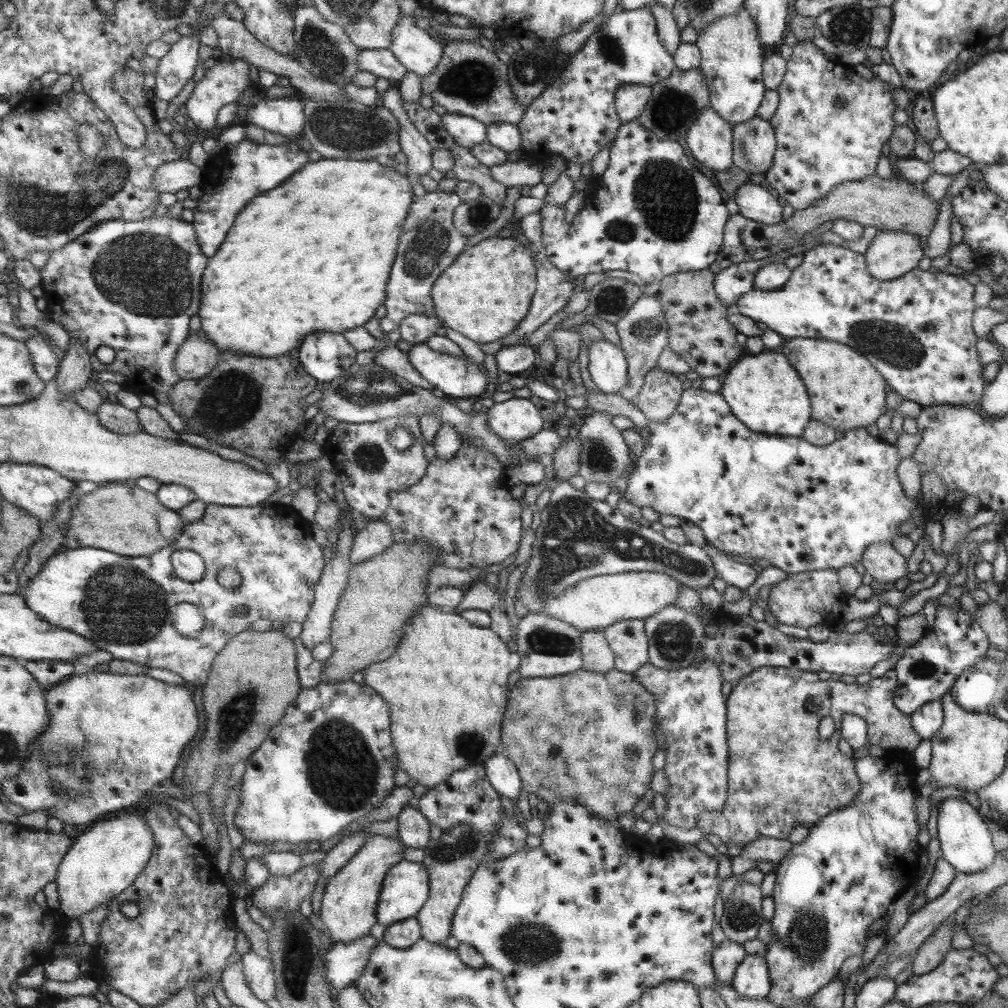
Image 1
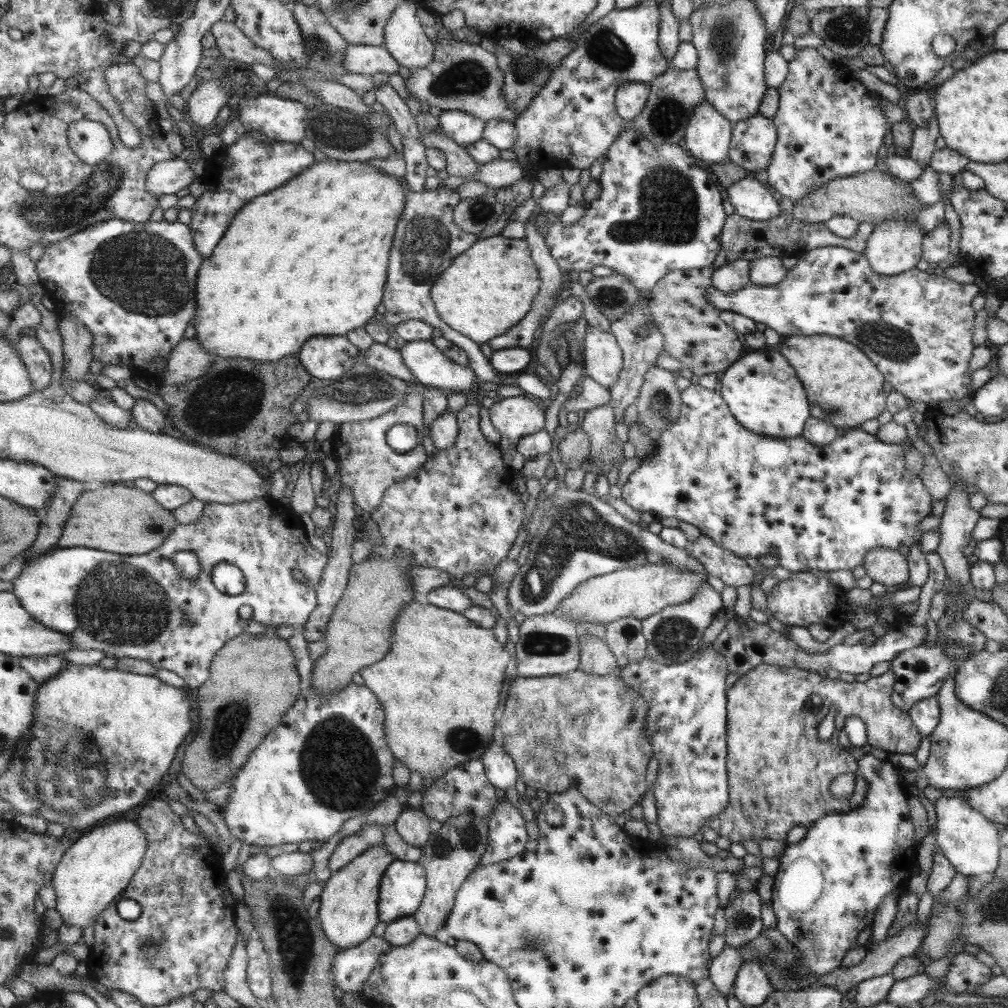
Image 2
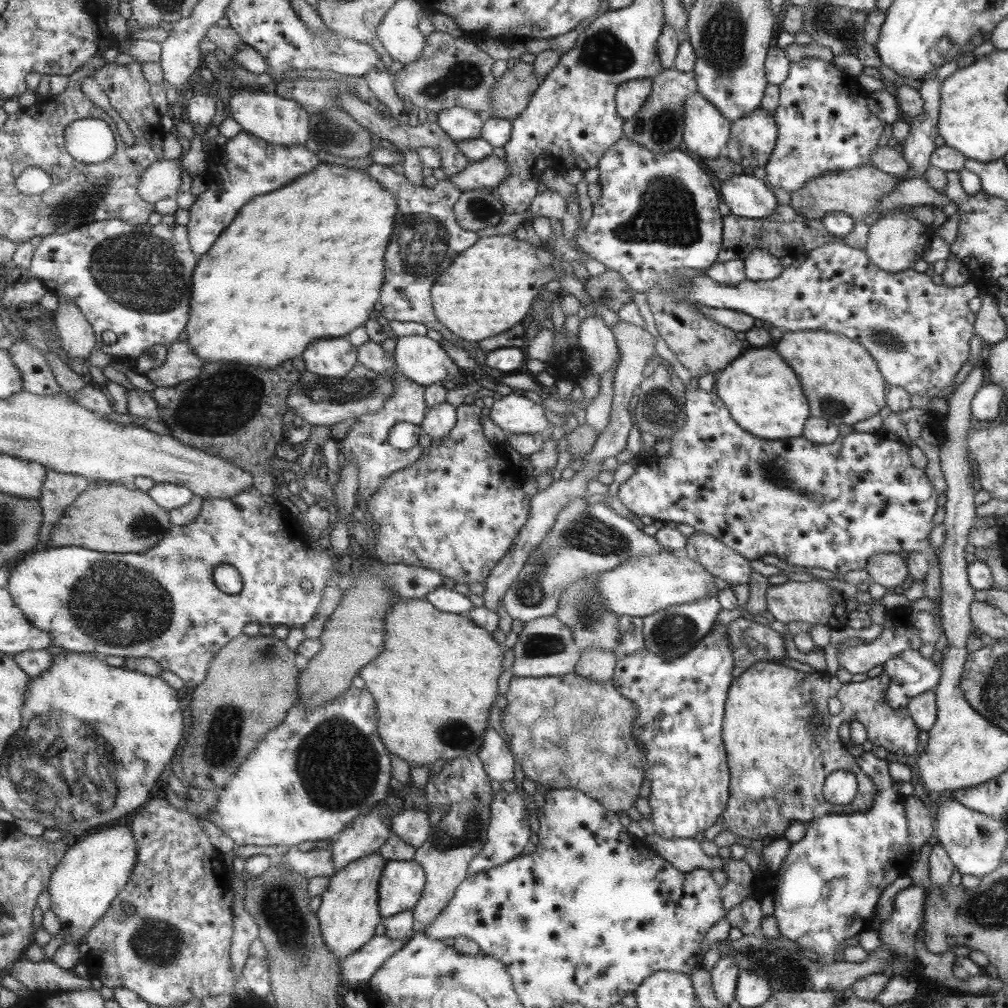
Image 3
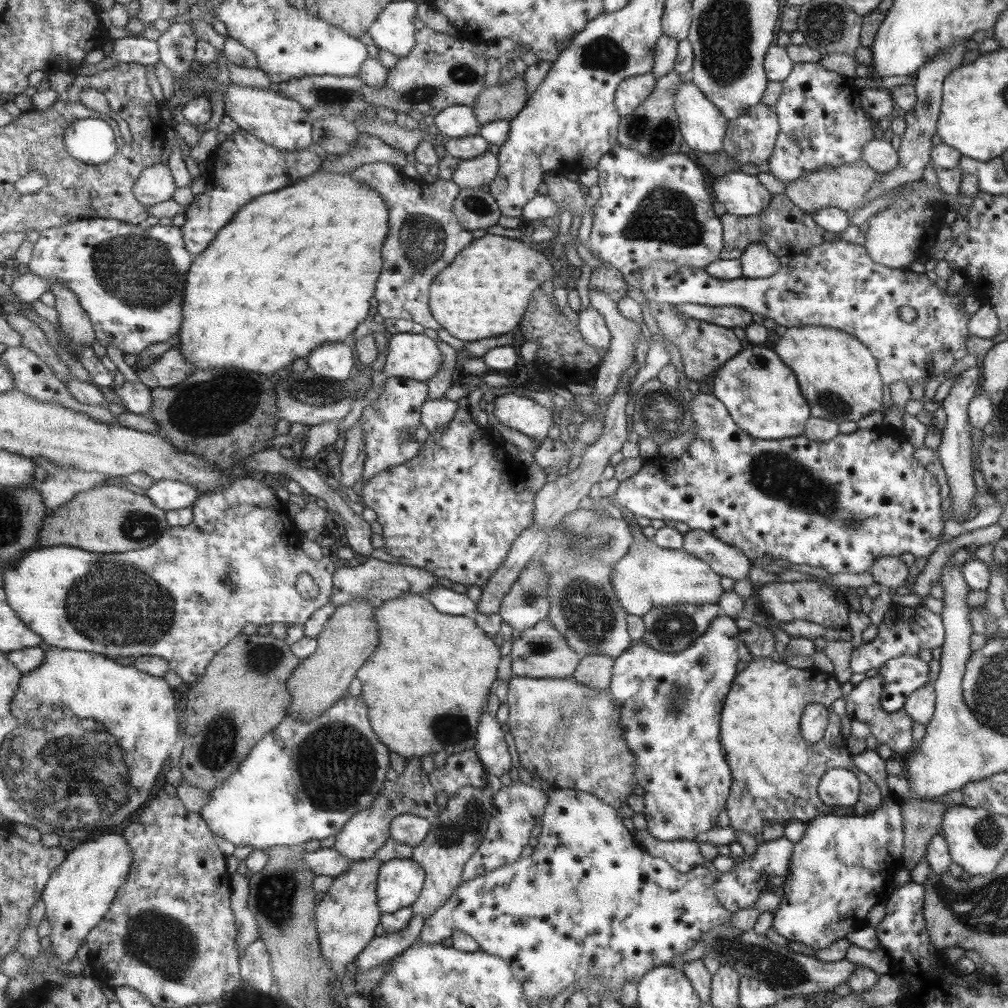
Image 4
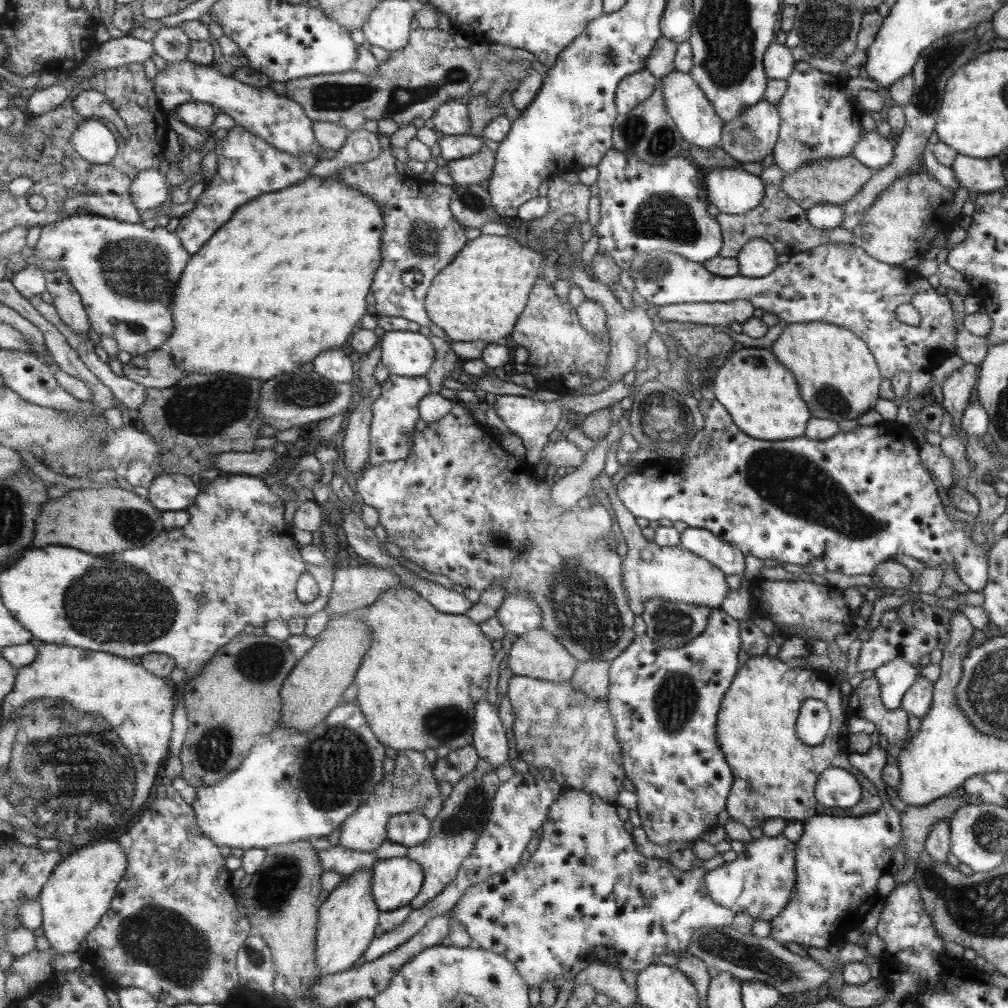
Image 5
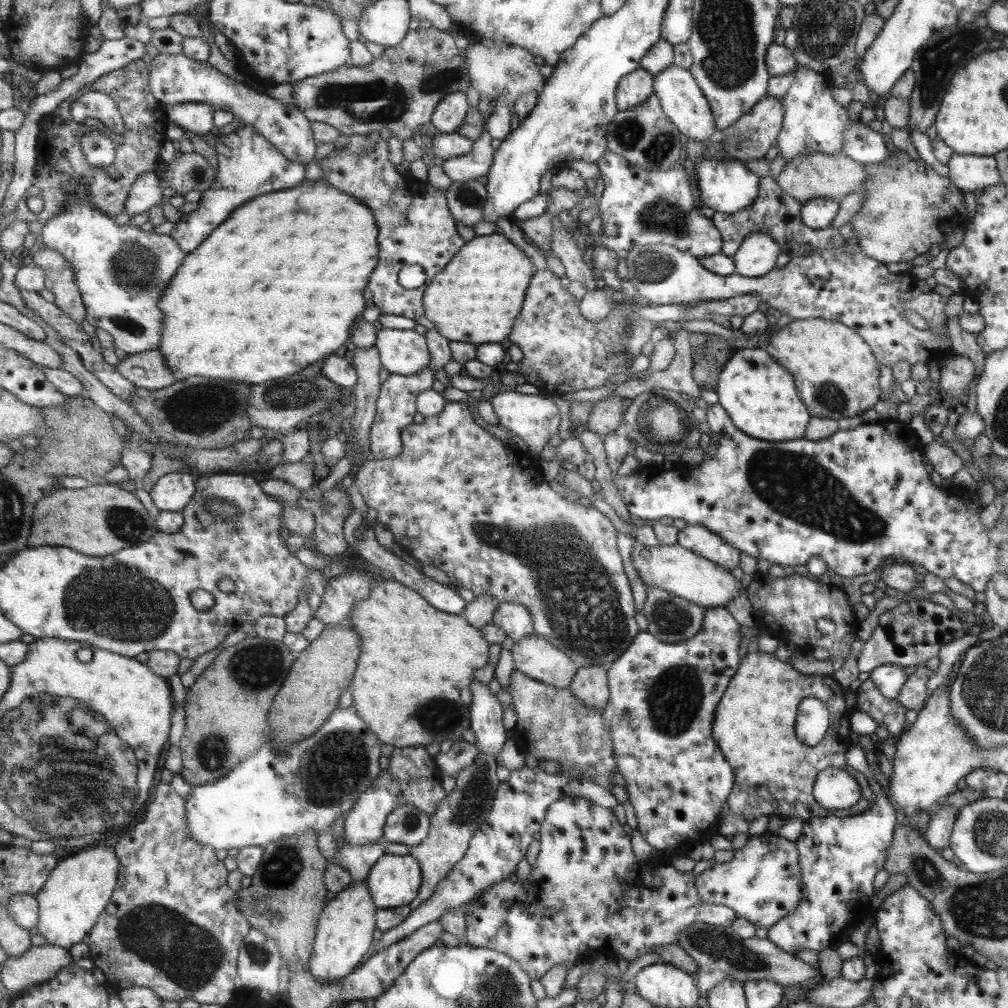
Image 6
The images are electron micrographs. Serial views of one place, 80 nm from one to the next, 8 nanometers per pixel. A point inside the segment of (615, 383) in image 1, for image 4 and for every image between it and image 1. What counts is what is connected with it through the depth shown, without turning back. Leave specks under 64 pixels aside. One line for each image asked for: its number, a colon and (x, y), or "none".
2: (604, 359)
3: (599, 339)
4: (593, 325)

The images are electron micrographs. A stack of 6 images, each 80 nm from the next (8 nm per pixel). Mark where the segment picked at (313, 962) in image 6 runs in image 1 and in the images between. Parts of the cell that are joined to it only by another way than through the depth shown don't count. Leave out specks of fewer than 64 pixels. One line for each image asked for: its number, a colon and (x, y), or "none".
1: (351, 899)
2: (349, 911)
3: (349, 914)
4: (348, 916)
5: (349, 917)

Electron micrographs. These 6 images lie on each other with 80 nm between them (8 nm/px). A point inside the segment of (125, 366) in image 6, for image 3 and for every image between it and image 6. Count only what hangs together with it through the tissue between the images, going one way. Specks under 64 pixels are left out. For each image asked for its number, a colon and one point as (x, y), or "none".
3: (181, 364)
4: (171, 368)
5: (158, 370)

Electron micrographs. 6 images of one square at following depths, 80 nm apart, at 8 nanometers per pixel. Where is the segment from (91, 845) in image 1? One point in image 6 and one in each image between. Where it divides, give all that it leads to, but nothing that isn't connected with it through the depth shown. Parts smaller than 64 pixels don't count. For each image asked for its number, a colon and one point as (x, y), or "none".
2: (98, 868)
3: (92, 874)
4: (80, 894)
5: (81, 891)
6: (73, 900)

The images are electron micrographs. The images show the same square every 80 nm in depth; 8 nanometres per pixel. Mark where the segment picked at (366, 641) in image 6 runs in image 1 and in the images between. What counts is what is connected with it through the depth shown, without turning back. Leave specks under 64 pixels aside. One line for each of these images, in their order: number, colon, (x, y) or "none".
1: (446, 685)
2: (440, 683)
3: (437, 677)
4: (426, 686)
5: (414, 683)

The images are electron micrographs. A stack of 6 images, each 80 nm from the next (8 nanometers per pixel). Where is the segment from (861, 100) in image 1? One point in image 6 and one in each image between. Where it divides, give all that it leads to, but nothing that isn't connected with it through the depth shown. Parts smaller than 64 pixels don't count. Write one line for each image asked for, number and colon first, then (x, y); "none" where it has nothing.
2: (828, 126)
3: (821, 127)
4: (818, 125)
5: (817, 120)
6: (813, 121)

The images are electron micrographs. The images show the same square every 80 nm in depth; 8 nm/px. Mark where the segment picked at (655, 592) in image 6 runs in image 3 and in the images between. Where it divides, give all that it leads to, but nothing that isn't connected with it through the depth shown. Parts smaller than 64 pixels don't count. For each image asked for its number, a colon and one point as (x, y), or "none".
3: (670, 632)
4: (672, 628)
5: (670, 624)

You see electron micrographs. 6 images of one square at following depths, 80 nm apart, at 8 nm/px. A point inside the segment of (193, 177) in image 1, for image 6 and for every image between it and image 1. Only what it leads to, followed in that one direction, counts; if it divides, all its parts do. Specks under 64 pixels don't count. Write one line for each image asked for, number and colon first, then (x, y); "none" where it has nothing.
2: (168, 177)
3: (161, 180)
4: (156, 185)
5: (150, 189)
6: (149, 191)

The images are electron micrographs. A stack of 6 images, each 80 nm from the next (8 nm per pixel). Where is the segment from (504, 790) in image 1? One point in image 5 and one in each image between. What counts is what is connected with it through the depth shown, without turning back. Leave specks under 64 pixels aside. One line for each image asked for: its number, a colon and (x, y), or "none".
2: (501, 768)
3: (498, 759)
4: (492, 747)
5: (494, 743)

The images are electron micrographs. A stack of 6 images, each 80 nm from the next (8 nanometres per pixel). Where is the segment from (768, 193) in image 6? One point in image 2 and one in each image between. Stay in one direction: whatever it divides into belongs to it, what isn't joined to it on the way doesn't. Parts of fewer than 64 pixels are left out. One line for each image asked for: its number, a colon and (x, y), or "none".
2: (744, 239)
3: (782, 233)
4: (786, 230)
5: (778, 219)

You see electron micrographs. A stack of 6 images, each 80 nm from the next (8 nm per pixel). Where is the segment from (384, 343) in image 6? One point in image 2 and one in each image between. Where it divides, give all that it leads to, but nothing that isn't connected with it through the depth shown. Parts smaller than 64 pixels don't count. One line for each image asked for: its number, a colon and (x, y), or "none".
2: (429, 364)
3: (420, 358)
4: (415, 356)
5: (405, 353)

